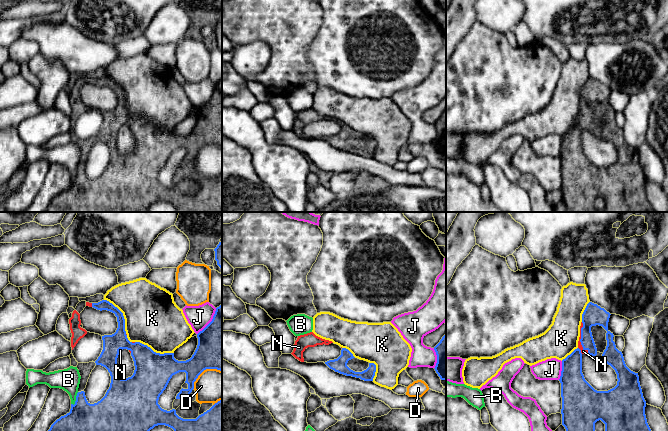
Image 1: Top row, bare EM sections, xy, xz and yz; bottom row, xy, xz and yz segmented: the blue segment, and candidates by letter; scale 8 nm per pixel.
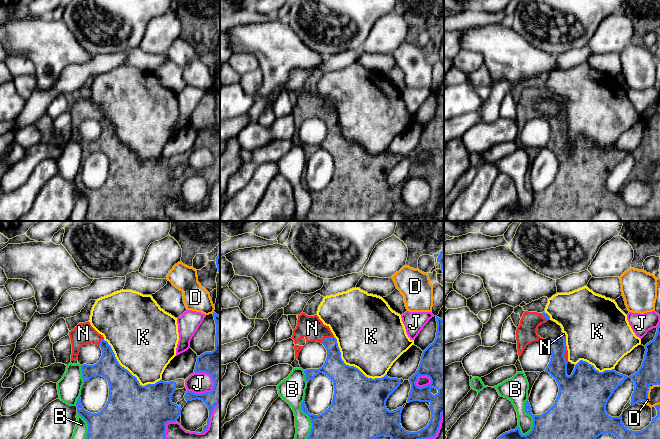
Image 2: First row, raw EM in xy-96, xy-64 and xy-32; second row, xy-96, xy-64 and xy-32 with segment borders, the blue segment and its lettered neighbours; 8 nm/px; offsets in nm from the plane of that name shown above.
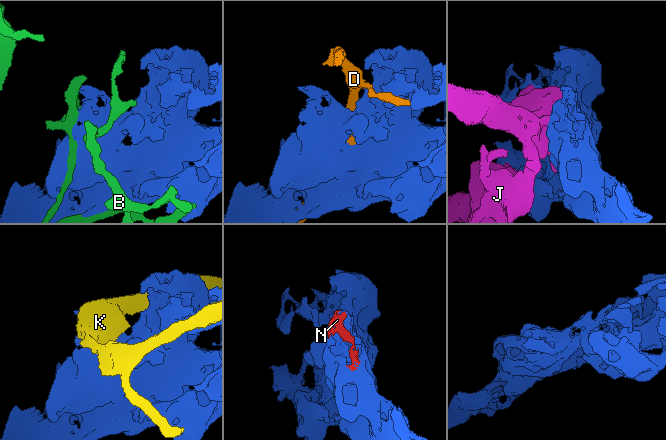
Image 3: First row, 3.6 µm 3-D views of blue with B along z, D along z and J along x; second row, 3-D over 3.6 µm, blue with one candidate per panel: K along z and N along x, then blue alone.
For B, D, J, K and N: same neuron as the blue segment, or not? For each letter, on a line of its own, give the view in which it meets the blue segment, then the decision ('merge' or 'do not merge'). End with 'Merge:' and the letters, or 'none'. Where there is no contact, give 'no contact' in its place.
B: meets blue in xy; do not merge
D: meets blue in xy; do not merge
J: meets blue in yz; do not merge
K: meets blue in xy; do not merge
N: meets blue in yz; merge
Merge: N

